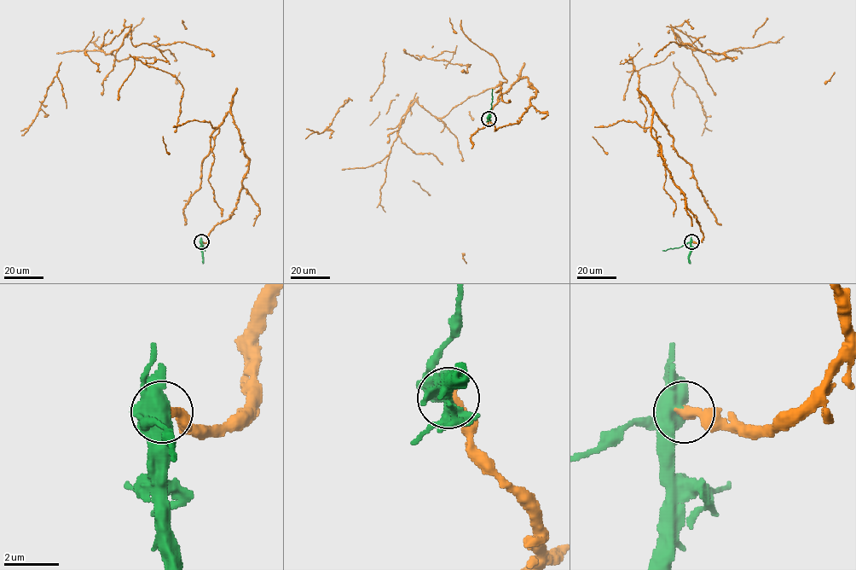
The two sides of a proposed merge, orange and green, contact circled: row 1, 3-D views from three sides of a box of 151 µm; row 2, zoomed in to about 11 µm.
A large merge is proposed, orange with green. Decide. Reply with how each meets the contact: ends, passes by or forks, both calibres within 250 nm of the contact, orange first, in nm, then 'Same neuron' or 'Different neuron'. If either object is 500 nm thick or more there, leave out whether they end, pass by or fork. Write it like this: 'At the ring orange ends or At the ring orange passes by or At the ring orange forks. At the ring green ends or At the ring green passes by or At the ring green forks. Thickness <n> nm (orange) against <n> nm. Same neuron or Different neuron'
Thickness 400 nm (orange) against 500 nm. Different neuron

